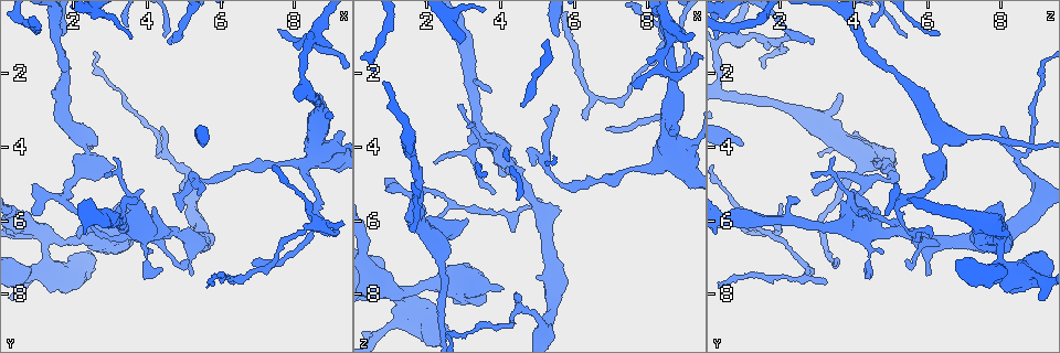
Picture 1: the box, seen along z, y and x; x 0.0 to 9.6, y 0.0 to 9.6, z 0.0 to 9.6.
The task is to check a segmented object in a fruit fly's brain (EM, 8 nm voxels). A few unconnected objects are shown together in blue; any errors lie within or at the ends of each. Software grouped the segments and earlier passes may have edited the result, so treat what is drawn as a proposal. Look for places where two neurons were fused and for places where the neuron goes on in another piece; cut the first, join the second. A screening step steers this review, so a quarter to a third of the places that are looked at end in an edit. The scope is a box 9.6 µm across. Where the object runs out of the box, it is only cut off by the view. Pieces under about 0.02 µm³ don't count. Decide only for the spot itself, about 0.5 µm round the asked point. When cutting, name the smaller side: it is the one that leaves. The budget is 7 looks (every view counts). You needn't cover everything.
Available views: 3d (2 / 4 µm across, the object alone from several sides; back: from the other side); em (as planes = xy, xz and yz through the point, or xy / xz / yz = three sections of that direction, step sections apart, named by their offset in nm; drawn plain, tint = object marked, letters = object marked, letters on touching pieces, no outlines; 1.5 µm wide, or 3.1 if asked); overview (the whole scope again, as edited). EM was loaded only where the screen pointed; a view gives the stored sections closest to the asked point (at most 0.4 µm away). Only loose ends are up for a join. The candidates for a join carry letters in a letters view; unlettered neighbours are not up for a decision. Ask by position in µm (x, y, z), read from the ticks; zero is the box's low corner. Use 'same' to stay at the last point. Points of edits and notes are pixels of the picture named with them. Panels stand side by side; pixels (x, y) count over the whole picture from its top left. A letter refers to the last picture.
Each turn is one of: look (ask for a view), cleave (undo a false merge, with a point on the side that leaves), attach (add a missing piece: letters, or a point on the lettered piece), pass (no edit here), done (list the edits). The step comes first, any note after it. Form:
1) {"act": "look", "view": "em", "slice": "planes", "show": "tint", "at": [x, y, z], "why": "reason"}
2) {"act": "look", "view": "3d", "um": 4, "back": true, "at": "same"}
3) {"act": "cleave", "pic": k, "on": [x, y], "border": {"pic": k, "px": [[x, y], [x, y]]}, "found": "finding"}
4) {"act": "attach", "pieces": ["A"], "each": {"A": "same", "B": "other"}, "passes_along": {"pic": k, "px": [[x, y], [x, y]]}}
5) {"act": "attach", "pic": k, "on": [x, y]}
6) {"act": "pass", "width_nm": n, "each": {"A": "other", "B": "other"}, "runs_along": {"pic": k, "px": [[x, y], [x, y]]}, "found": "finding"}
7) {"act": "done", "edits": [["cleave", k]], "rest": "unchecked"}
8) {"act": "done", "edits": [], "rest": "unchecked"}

{"act": "look", "view": "3d", "um": 2, "at": [6.30, 7.65, 3.30], "why": "free end"}

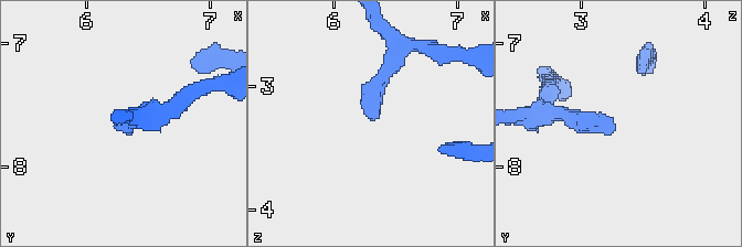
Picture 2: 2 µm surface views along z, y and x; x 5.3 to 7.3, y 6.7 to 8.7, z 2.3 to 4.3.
{"act": "look", "view": "em", "slice": "planes", "show": "letters", "at": [6.32, 7.66, 3.28], "why": "now the EM"}

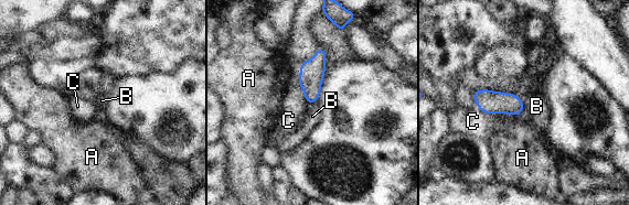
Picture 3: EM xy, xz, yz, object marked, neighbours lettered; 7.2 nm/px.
{"act": "attach", "pieces": ["B"], "each": {"A": "other", "B": "same", "C": "other"}, "found": "the neuron continues"}

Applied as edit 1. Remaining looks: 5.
{"act": "look", "view": "overview"}

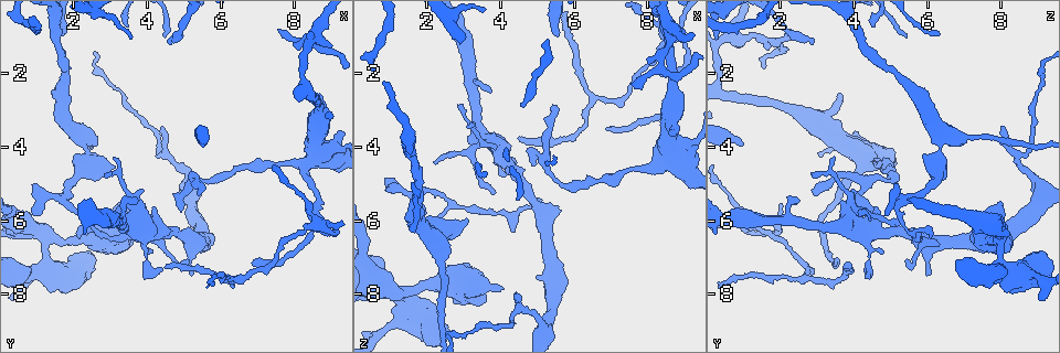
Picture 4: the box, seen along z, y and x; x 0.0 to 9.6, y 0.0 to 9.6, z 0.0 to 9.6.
{"act": "look", "view": "em", "slice": "planes", "show": "letters", "at": [2.35, 4.20, 6.25], "why": "a narrow waist"}

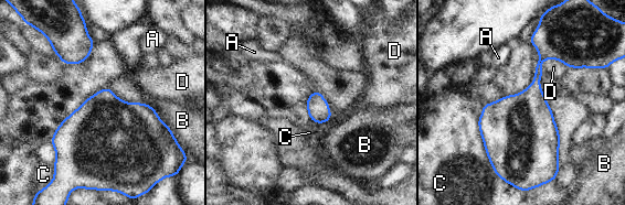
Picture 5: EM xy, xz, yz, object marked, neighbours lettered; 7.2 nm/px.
{"act": "pass", "longest_contact_nm": ["C", 500], "each": {"A": "other", "B": "other", "C": "other", "D": "other"}, "found": "continuous, no second neuron"}

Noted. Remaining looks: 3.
{"act": "look", "view": "em", "slice": "yz", "step": 8, "show": "letters", "at": [2.80, 4.75, 2.85], "why": "an open end"}

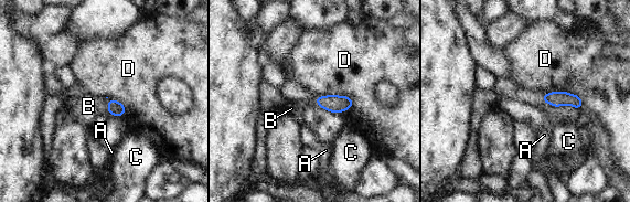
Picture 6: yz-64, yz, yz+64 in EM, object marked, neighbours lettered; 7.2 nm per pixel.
{"act": "attach", "pieces": ["B"], "width_nm": 100, "each": {"A": "other", "B": "same", "C": "other", "D": "other"}, "passes_along": {"pic": 6, "px": [[114, 107], [108, 105], [85, 108]]}, "found": "the neuron continues"}

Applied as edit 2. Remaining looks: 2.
{"act": "done", "edits": [["attach", 3], ["attach", 6]], "rest": "unchecked"}

